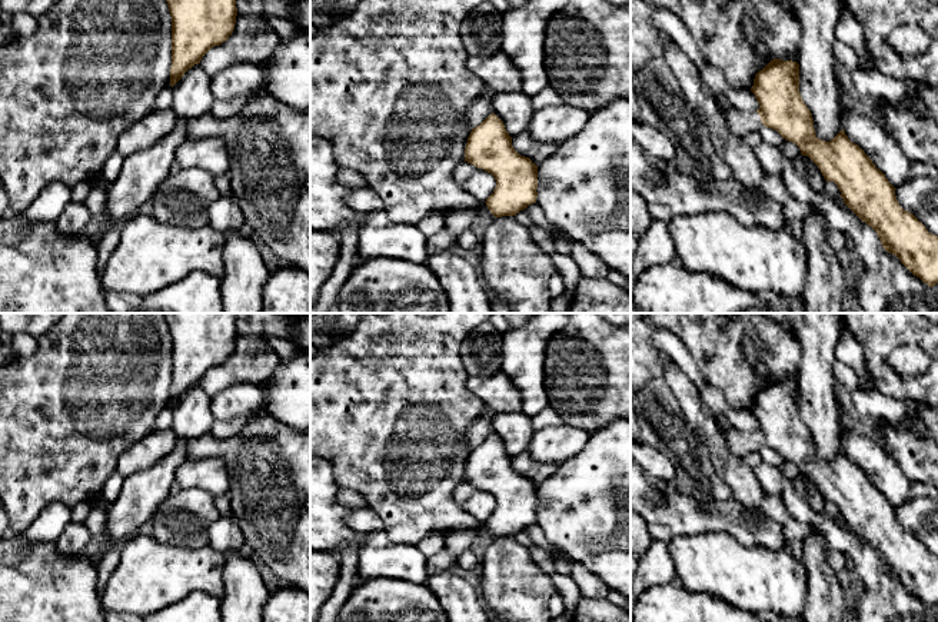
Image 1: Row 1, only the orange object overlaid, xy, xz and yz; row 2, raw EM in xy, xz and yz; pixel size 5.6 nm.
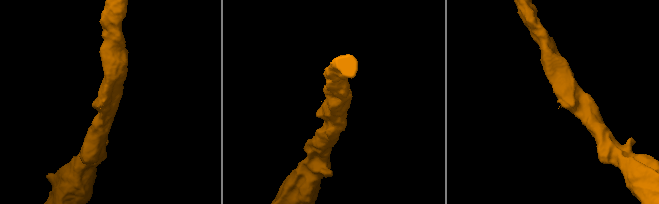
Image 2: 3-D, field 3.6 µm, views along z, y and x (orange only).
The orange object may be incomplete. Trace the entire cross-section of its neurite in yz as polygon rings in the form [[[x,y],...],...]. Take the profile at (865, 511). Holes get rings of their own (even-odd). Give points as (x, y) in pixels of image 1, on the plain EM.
[[[771,380],[755,395],[751,412],[759,429],[756,432],[728,432],[728,446],[732,455],[745,459],[752,452],[769,448],[785,460],[795,463],[801,475],[808,476],[818,486],[824,499],[838,506],[844,523],[877,552],[882,568],[895,575],[914,596],[929,608],[935,606],[938,603],[938,556],[929,553],[912,533],[899,526],[895,508],[865,472],[848,459],[844,449],[829,462],[816,458],[812,433],[799,413],[799,385],[792,380]]]

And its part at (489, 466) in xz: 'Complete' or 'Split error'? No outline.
Complete

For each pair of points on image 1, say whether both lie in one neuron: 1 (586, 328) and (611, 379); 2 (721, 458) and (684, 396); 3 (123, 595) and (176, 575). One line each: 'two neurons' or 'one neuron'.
1: one neuron
2: one neuron
3: one neuron

